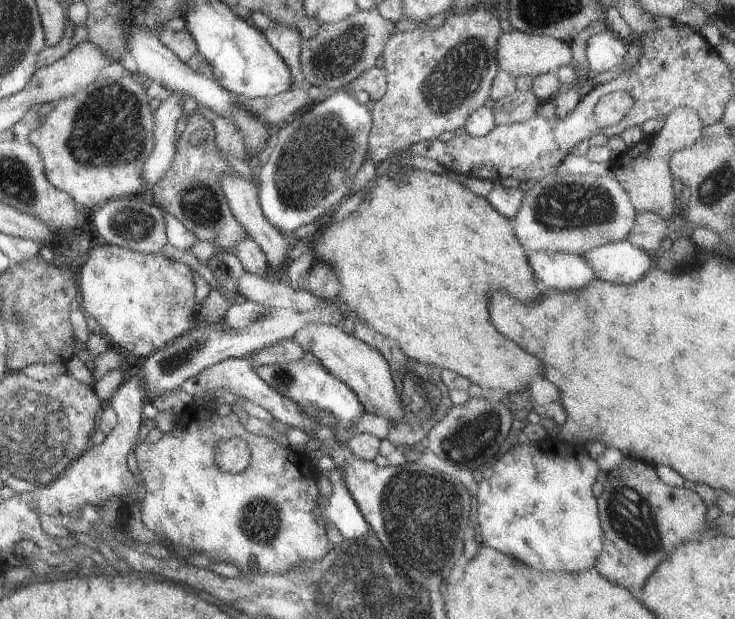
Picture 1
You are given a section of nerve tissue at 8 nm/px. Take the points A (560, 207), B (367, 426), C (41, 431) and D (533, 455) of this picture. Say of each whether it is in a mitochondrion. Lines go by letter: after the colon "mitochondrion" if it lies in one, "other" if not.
A: mitochondrion
B: other
C: mitochondrion
D: other

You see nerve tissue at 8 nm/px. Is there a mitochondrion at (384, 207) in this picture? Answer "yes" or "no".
no

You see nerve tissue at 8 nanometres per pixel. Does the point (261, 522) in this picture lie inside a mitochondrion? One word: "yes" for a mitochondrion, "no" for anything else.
yes

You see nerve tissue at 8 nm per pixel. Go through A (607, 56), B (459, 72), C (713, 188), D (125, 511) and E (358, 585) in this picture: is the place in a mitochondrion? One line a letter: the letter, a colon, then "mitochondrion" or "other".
A: other
B: mitochondrion
C: mitochondrion
D: other
E: mitochondrion

